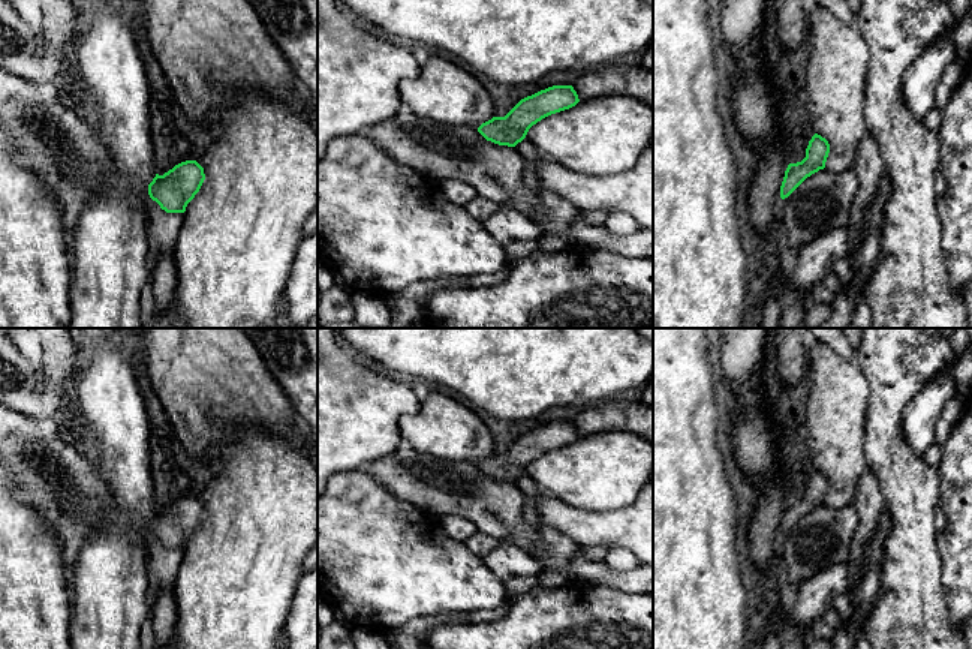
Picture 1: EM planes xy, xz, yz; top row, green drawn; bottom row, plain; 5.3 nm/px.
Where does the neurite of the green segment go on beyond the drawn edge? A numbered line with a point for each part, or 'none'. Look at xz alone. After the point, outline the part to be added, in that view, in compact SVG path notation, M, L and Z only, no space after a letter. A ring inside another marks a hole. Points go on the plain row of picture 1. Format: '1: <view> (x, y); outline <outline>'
none

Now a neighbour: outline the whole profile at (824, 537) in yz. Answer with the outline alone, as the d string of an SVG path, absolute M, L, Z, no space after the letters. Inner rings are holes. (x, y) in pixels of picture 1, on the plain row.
M824 504L807 513L782 535L789 585L797 591L813 574L831 565L846 565L858 525L852 504L842 508Z

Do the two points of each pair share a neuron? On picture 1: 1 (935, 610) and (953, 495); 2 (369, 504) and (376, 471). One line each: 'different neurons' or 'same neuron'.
1: different neurons
2: different neurons

